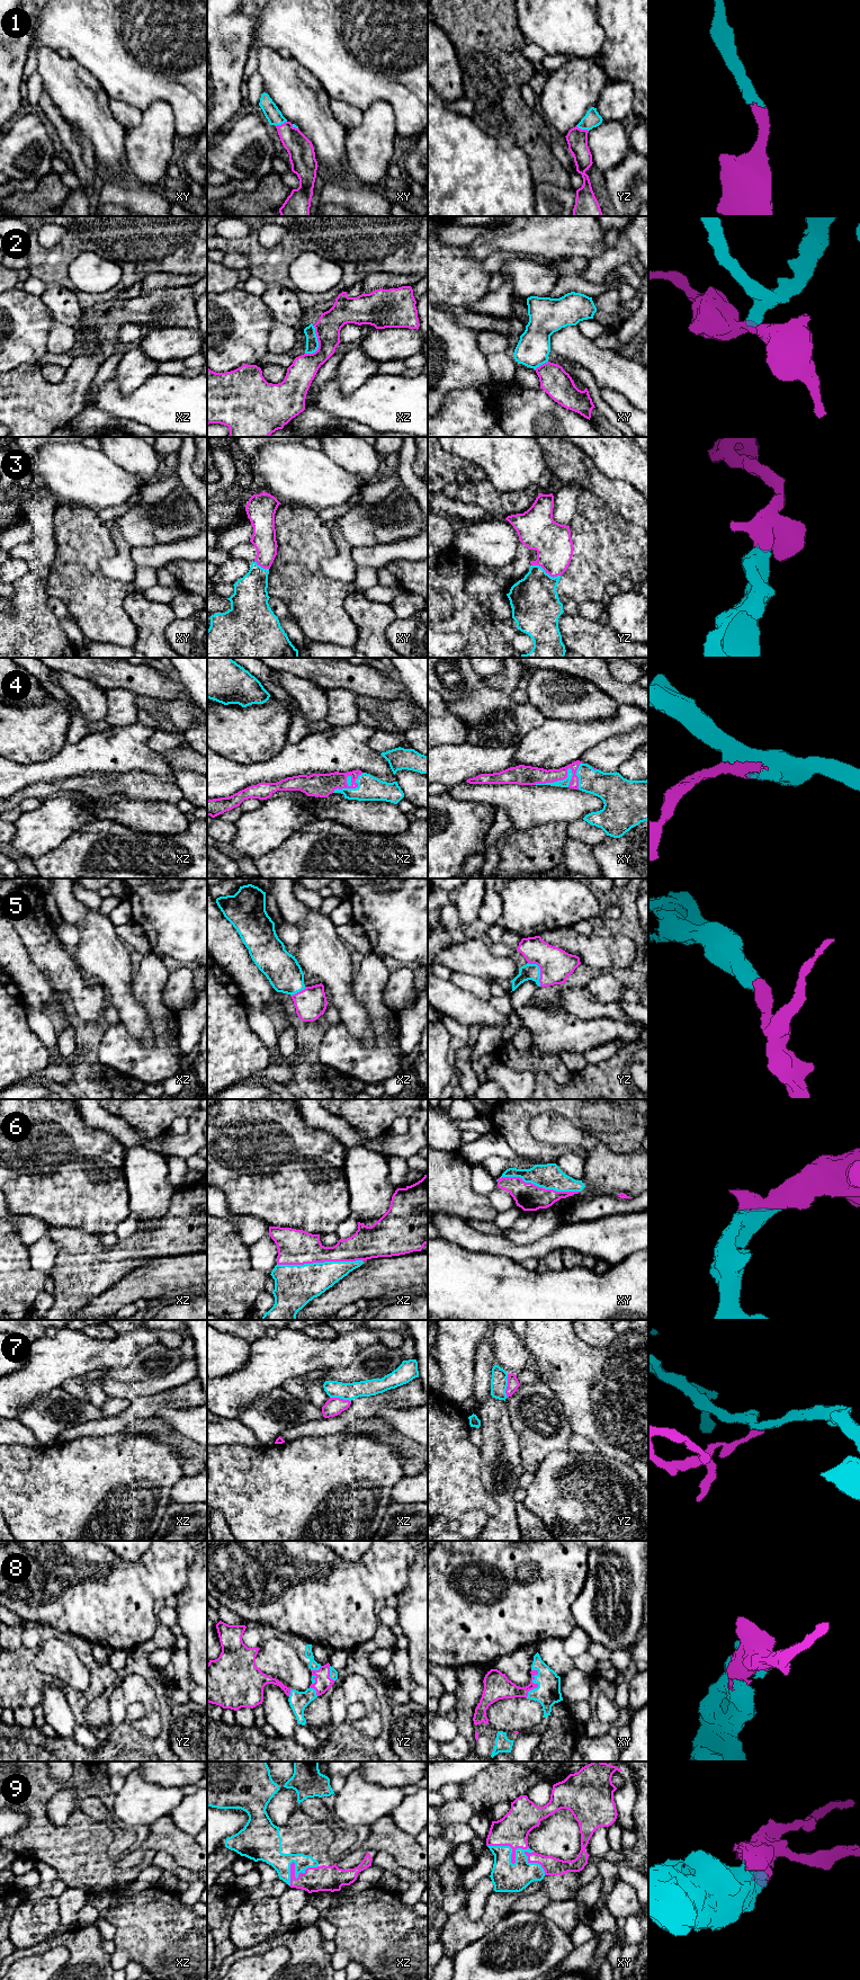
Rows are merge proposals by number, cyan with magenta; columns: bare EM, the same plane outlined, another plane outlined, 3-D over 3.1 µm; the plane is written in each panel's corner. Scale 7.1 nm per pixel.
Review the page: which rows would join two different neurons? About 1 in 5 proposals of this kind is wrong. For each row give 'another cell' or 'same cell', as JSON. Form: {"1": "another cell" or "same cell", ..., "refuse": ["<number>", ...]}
{"1": "same cell", "2": "another cell", "3": "same cell", "4": "same cell", "5": "same cell", "6": "same cell", "7": "another cell", "8": "same cell", "9": "same cell", "refuse": ["2", "7"]}

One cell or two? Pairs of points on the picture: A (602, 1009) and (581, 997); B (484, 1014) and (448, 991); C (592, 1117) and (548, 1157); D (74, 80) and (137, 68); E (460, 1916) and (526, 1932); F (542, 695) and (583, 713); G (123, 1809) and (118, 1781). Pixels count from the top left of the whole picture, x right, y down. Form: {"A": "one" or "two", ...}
{"A": "one", "B": "one", "C": "one", "D": "two", "E": "two", "F": "one", "G": "two"}

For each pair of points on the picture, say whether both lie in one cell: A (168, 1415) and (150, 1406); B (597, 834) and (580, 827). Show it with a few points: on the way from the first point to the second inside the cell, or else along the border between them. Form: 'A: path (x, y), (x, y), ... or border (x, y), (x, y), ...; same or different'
A: border (184, 1409), (160, 1407), (152, 1415); different
B: path (592, 834), (584, 831); same

